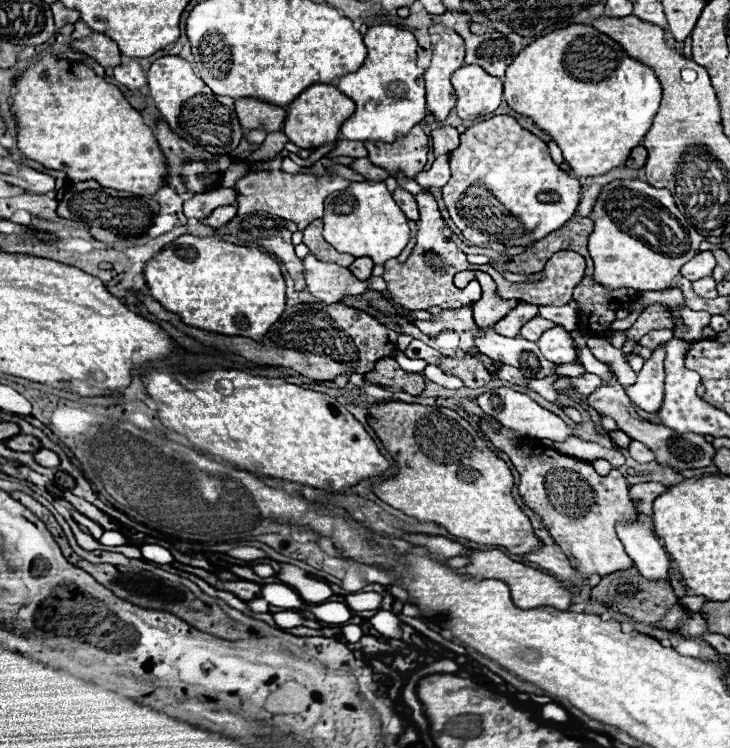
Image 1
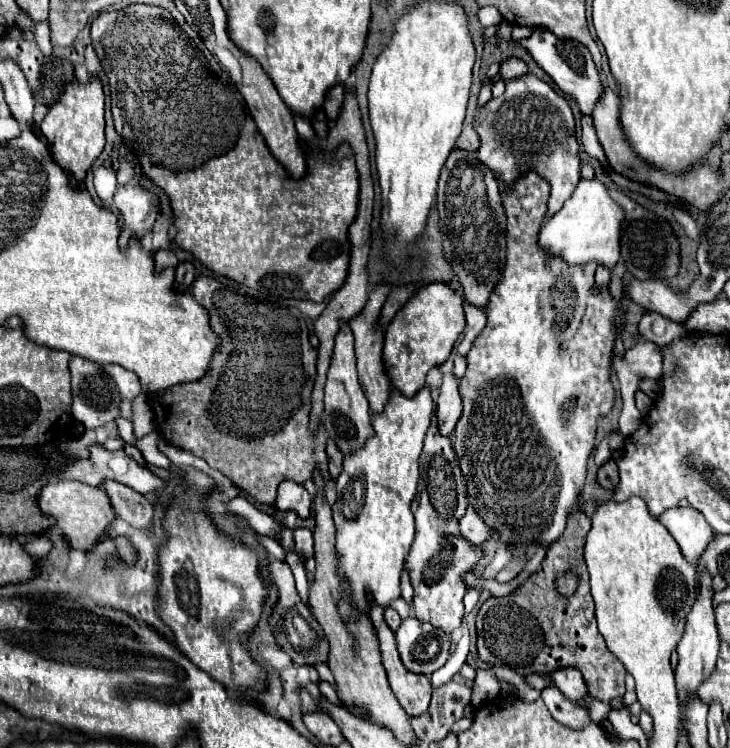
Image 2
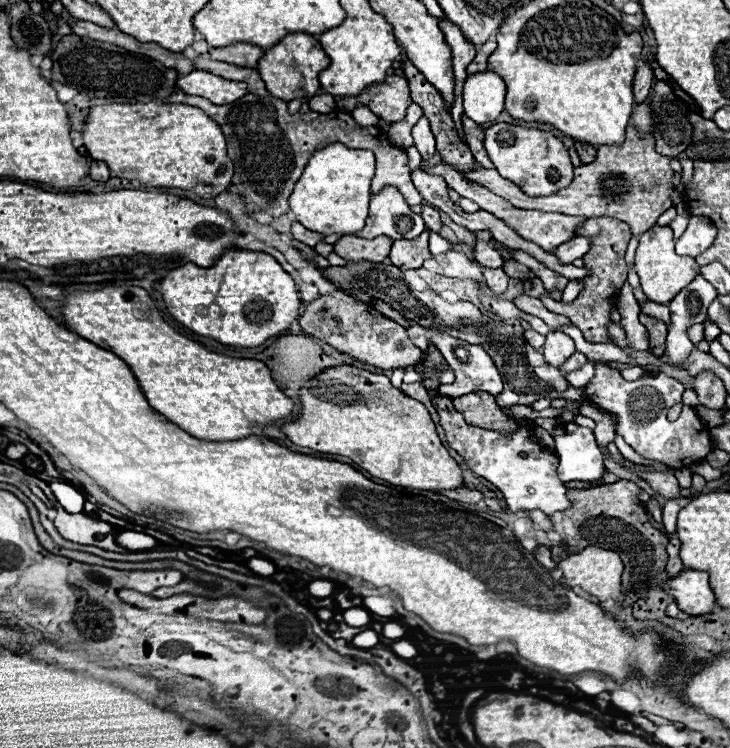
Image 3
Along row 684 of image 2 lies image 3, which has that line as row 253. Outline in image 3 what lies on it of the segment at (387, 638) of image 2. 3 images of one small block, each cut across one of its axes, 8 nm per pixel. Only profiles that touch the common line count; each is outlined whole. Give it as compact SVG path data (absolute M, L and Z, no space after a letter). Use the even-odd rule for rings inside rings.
M428 230L424 234L420 234L418 238L412 240L394 240L392 244L392 252L390 252L390 260L396 268L400 270L412 270L412 268L420 268L424 264L424 260L432 258L430 250L428 250Z

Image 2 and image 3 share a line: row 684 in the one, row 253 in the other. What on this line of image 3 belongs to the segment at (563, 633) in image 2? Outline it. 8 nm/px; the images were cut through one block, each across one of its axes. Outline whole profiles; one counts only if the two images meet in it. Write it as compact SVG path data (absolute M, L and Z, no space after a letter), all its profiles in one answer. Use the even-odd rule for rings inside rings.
M592 218L586 222L584 228L576 232L576 236L588 236L592 238L590 252L584 256L586 268L590 270L590 276L584 278L584 290L580 292L577 299L557 306L557 301L553 300L549 291L544 291L540 299L544 306L551 312L558 312L560 315L567 316L573 326L582 330L584 338L588 342L610 342L608 338L608 324L610 320L610 310L614 306L614 296L626 282L626 262L624 262L624 252L630 240L630 230L624 222L614 220L614 218Z

